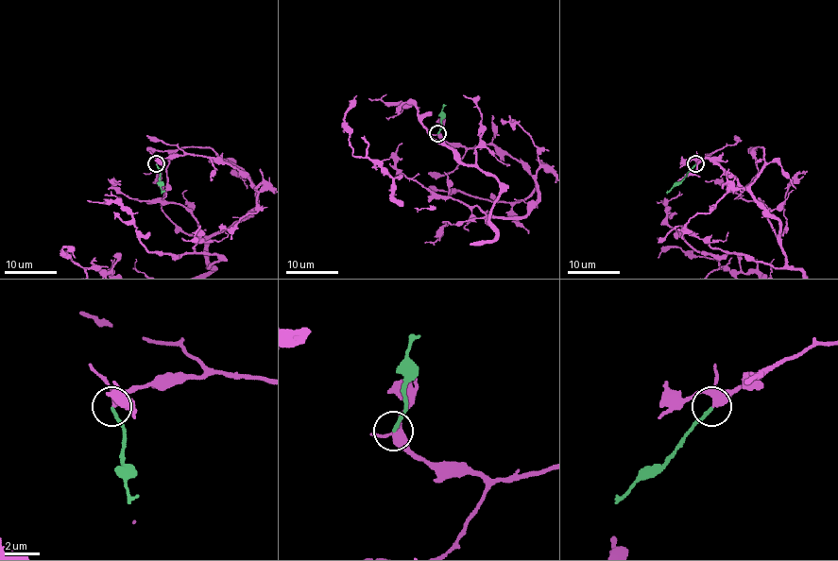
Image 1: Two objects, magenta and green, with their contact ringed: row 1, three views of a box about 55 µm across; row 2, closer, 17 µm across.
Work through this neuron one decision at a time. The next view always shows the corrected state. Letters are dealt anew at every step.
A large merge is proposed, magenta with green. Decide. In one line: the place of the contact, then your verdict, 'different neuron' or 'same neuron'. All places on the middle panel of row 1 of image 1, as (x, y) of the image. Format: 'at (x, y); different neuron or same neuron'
at (437, 133); same neuron

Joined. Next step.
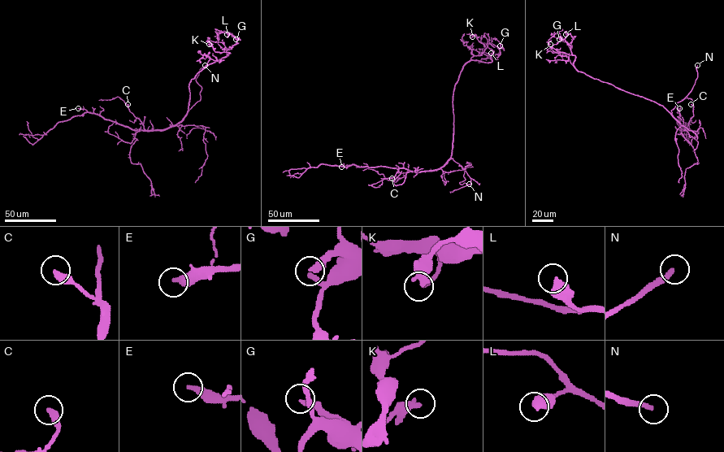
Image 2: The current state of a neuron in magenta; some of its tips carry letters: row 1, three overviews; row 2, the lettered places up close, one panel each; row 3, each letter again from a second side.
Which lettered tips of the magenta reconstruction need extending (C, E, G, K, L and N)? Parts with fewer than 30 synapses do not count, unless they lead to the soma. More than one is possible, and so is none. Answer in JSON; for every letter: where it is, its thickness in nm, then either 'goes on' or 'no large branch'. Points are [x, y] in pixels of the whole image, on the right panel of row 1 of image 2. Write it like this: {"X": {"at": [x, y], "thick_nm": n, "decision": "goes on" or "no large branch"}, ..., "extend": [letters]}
{"C": {"at": [691, 104], "thick_nm": 360, "decision": "no large branch"}, "E": {"at": [679, 108], "thick_nm": 380, "decision": "goes on"}, "G": {"at": [559, 39], "thick_nm": 320, "decision": "no large branch"}, "K": {"at": [550, 44], "thick_nm": 440, "decision": "no large branch"}, "L": {"at": [565, 34], "thick_nm": 550, "decision": "no large branch"}, "N": {"at": [697, 65], "thick_nm": 240, "decision": "goes on"}, "extend": ["E", "N"]}

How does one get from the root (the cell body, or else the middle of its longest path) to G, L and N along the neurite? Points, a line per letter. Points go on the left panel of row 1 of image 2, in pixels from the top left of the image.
G: (186, 113), (191, 80), (208, 65), (226, 57), (227, 49), (234, 45), (236, 39)
L: (186, 113), (191, 80), (208, 65), (226, 57), (227, 49), (236, 42), (233, 35), (227, 34)
N: (186, 113), (200, 99), (201, 87), (196, 79), (199, 69), (205, 65)

